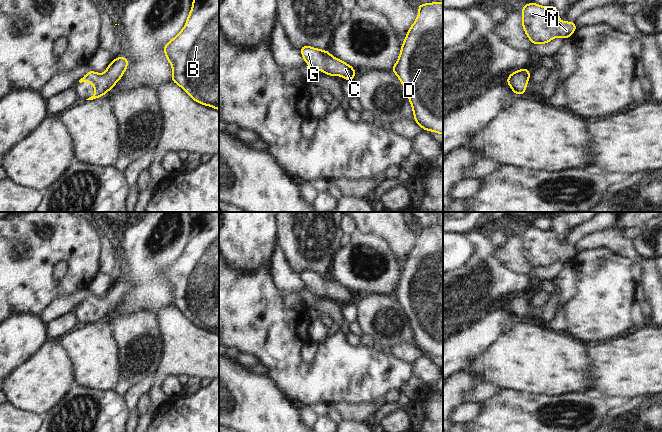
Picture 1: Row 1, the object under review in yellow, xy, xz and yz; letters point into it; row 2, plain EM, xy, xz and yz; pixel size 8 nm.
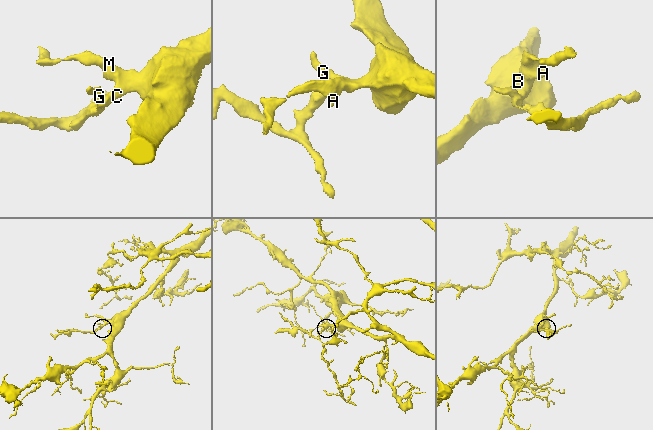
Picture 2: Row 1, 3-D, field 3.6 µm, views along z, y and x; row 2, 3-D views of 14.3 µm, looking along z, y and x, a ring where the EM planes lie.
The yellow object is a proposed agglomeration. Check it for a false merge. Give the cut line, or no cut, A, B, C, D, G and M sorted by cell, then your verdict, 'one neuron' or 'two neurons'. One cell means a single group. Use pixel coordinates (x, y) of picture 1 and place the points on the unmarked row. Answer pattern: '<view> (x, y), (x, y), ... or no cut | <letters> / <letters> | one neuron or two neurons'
no cut | A B C D G M | one neuron

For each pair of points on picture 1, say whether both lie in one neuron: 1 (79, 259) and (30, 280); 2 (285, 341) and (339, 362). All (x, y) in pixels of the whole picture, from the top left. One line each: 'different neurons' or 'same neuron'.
1: same neuron
2: same neuron

